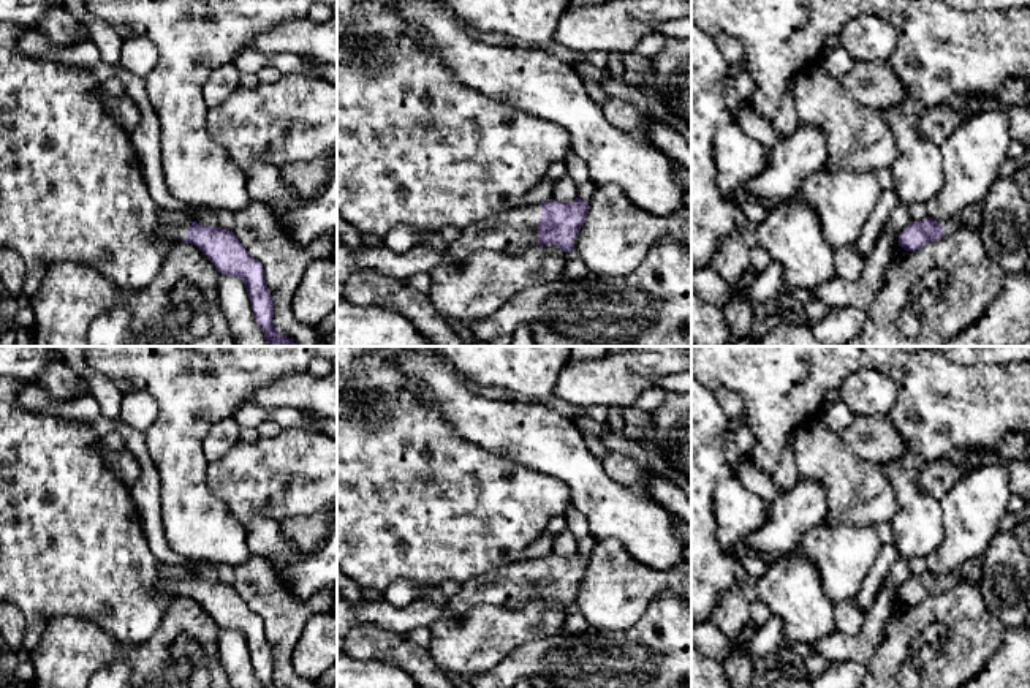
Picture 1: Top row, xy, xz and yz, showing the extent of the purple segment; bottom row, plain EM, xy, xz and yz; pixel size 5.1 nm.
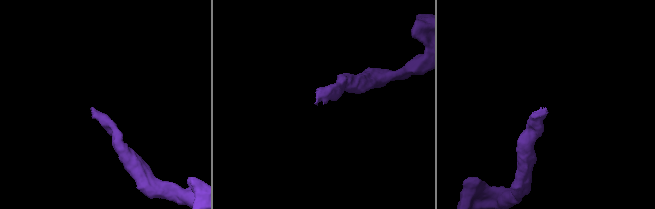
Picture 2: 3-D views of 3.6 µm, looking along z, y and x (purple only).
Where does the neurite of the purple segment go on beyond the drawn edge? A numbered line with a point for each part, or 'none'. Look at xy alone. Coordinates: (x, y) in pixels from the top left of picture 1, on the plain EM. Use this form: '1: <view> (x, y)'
1: xy (173, 587)

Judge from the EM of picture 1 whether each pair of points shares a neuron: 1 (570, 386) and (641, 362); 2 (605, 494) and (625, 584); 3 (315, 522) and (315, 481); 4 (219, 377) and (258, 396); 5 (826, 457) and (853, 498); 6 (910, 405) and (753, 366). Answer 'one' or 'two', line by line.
1: one
2: two
3: two
4: two
5: one
6: one

